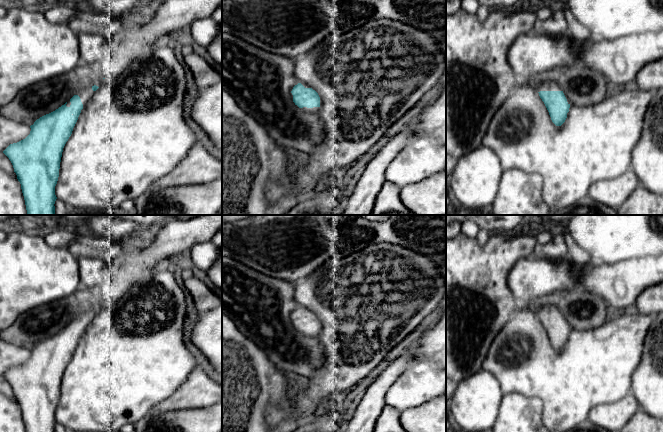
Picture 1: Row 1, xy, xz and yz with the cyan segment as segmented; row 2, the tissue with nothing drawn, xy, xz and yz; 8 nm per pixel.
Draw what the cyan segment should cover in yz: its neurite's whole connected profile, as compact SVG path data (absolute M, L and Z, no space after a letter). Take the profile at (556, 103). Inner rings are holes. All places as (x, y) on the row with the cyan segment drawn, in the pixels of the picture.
M544 82L537 87L537 92L544 102L552 122L561 126L569 112L570 102L560 86L555 82Z

